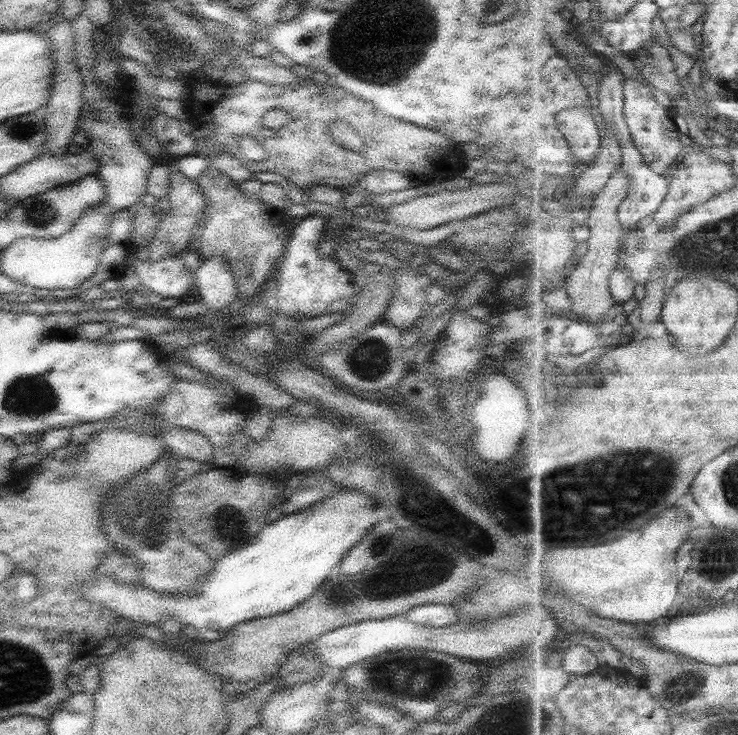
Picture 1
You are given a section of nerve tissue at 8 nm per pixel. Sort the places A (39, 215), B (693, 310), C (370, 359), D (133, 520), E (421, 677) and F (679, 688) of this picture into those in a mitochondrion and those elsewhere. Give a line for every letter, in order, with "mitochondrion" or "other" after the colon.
A: mitochondrion
B: other
C: mitochondrion
D: mitochondrion
E: mitochondrion
F: mitochondrion

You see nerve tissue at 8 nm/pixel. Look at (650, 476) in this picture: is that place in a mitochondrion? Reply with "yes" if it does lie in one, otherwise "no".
yes

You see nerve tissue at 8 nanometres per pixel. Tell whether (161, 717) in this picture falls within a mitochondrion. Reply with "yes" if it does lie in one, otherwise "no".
no

